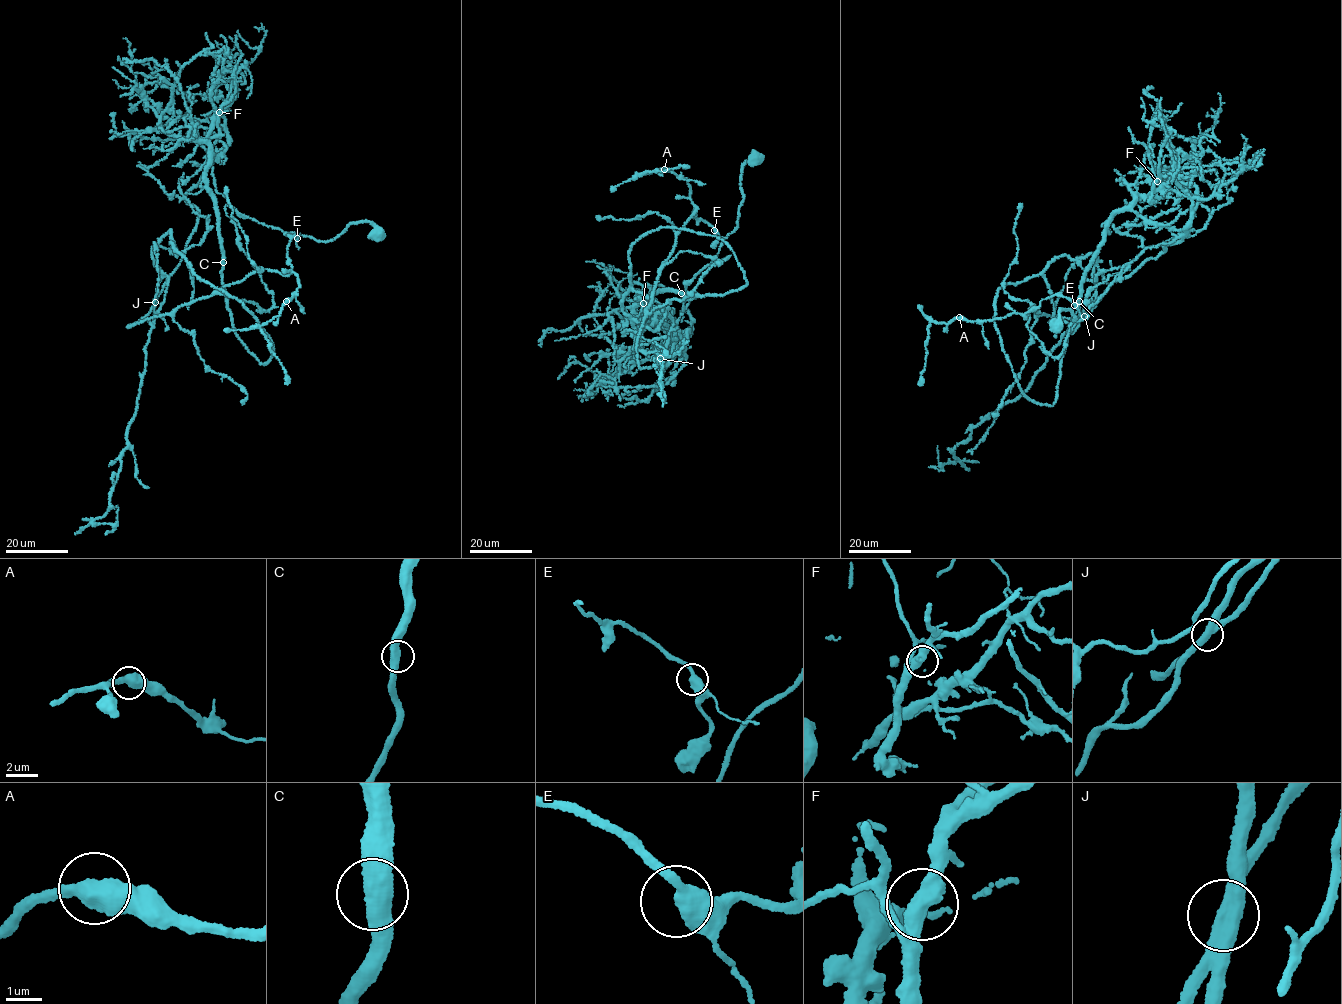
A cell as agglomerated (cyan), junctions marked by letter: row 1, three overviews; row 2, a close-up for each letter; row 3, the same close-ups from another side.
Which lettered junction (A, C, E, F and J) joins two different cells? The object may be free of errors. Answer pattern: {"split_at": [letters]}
{"split_at": ["J"]}

